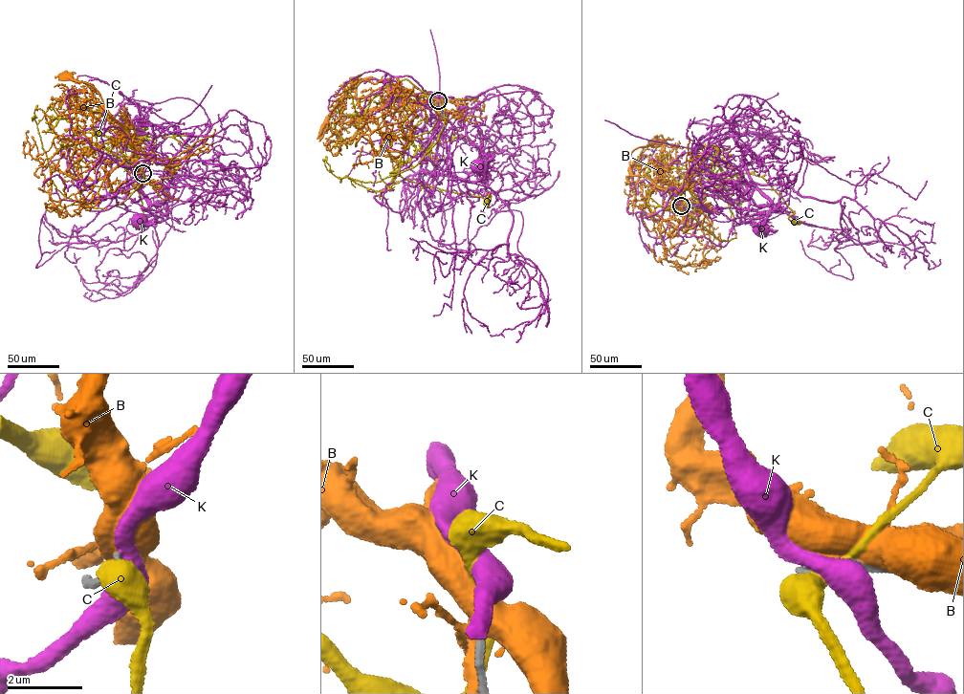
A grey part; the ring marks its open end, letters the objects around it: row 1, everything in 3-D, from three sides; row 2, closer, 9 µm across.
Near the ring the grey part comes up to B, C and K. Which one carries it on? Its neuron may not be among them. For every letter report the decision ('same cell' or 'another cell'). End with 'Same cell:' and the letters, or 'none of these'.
B: another cell
C: another cell
K: another cell
Same cell: none of these

